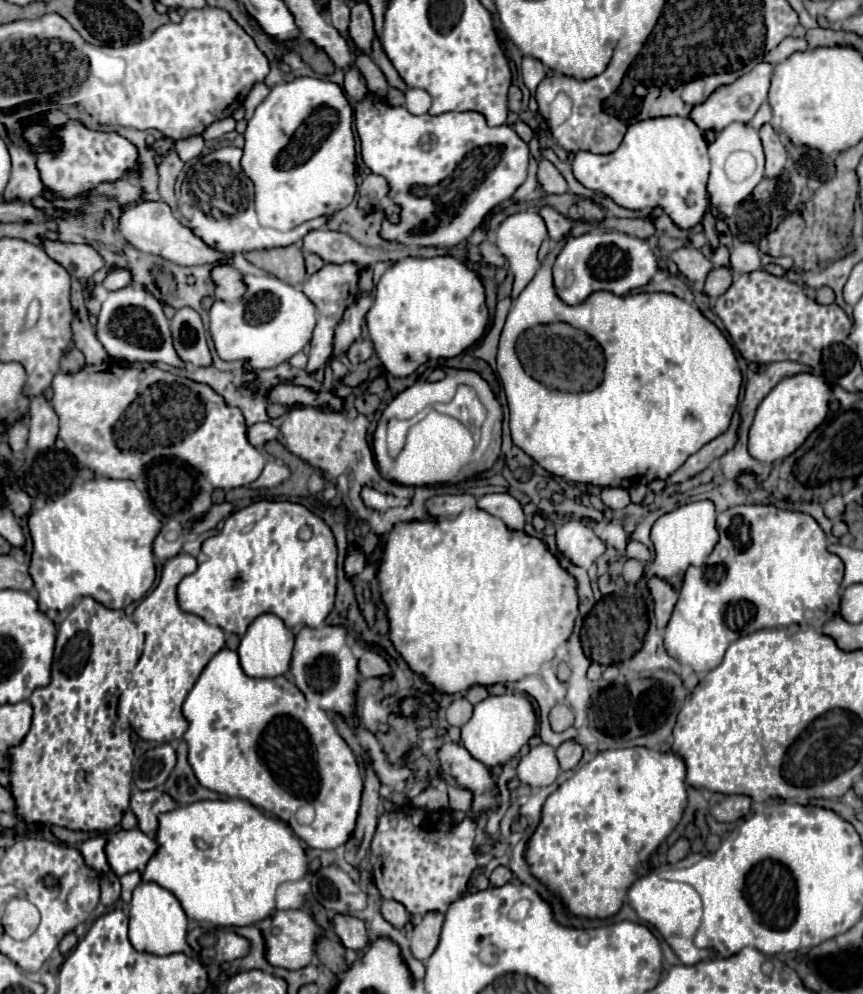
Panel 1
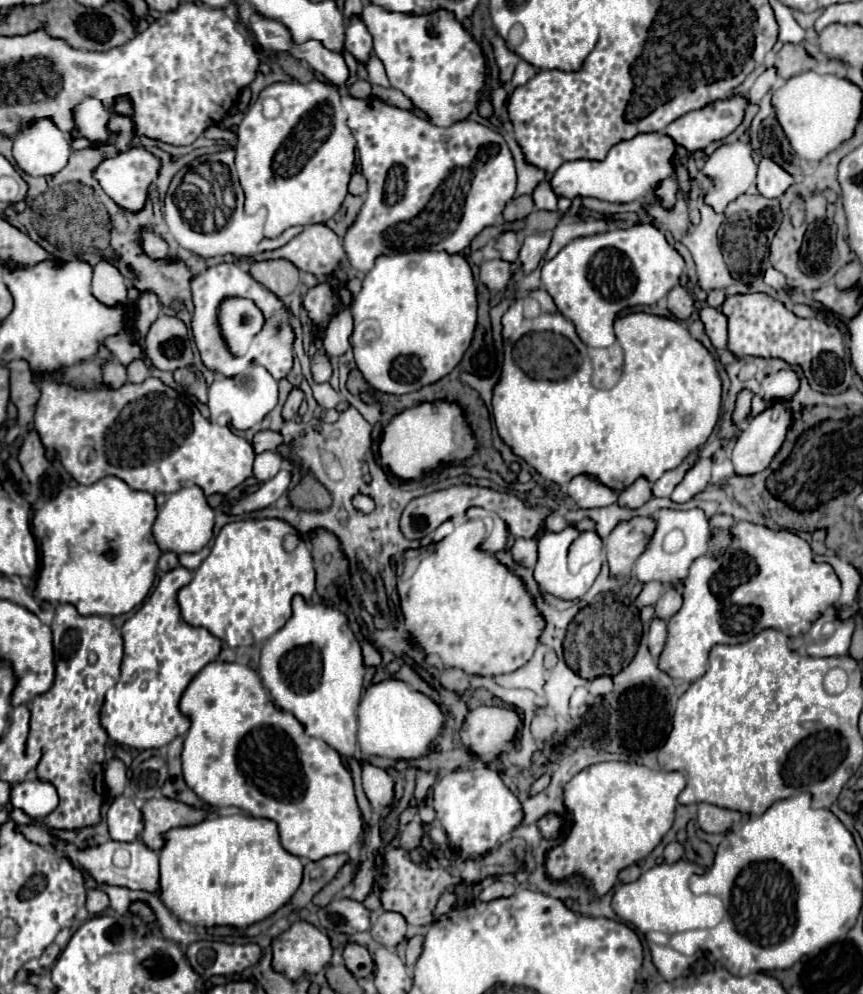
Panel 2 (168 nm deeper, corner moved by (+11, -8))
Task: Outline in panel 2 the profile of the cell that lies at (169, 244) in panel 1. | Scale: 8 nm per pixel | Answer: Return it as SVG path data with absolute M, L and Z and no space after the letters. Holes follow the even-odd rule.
M141 230L141 244L143 244L145 252L149 252L149 256L153 256L153 258L171 256L167 242L161 236L157 236L153 230Z

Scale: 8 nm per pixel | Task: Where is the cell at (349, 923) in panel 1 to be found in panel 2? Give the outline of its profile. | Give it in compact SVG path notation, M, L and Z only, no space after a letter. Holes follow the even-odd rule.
M347 944L345 952L343 952L343 958L345 958L347 970L355 978L367 978L375 970L375 964L371 962L369 950L363 948L363 946L359 946L359 944Z

